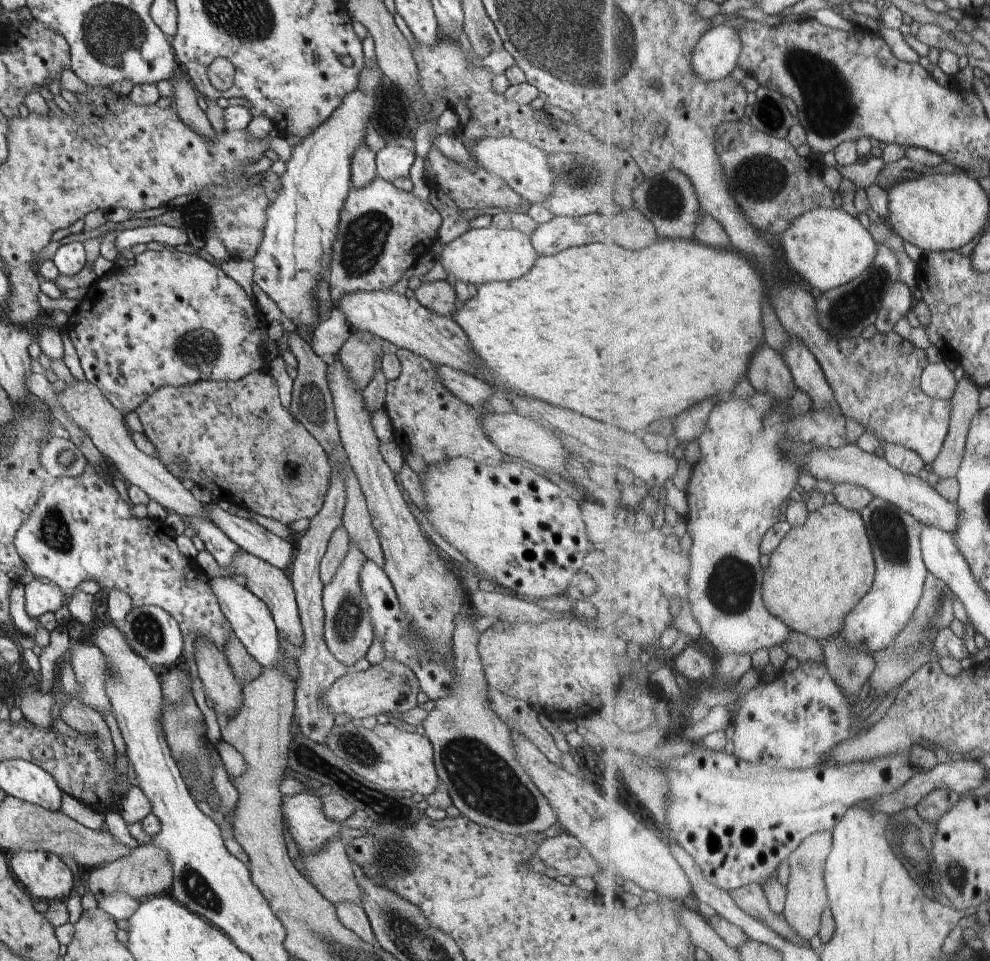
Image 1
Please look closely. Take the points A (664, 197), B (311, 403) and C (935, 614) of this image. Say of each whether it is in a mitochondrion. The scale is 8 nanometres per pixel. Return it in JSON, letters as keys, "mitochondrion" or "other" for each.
{"A":"mitochondrion","B":"mitochondrion","C":"mitochondrion"}

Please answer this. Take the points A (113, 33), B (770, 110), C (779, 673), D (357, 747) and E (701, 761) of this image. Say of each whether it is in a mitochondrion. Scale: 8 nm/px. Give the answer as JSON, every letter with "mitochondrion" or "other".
{"A":"mitochondrion","B":"mitochondrion","C":"other","D":"mitochondrion","E":"other"}

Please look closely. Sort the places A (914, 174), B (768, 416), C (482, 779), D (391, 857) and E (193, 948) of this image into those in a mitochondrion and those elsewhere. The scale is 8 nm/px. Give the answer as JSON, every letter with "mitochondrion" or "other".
{"A":"other","B":"mitochondrion","C":"mitochondrion","D":"mitochondrion","E":"other"}

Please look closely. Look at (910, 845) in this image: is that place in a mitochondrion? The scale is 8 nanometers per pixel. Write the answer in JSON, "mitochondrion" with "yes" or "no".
{"mitochondrion":"yes"}

